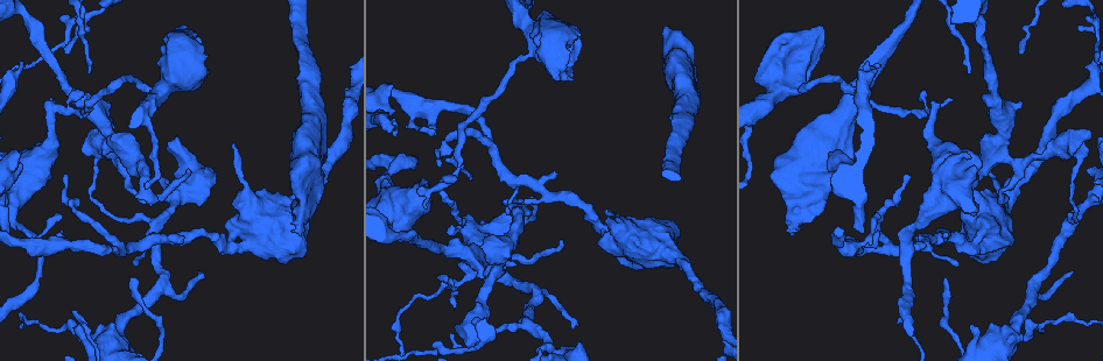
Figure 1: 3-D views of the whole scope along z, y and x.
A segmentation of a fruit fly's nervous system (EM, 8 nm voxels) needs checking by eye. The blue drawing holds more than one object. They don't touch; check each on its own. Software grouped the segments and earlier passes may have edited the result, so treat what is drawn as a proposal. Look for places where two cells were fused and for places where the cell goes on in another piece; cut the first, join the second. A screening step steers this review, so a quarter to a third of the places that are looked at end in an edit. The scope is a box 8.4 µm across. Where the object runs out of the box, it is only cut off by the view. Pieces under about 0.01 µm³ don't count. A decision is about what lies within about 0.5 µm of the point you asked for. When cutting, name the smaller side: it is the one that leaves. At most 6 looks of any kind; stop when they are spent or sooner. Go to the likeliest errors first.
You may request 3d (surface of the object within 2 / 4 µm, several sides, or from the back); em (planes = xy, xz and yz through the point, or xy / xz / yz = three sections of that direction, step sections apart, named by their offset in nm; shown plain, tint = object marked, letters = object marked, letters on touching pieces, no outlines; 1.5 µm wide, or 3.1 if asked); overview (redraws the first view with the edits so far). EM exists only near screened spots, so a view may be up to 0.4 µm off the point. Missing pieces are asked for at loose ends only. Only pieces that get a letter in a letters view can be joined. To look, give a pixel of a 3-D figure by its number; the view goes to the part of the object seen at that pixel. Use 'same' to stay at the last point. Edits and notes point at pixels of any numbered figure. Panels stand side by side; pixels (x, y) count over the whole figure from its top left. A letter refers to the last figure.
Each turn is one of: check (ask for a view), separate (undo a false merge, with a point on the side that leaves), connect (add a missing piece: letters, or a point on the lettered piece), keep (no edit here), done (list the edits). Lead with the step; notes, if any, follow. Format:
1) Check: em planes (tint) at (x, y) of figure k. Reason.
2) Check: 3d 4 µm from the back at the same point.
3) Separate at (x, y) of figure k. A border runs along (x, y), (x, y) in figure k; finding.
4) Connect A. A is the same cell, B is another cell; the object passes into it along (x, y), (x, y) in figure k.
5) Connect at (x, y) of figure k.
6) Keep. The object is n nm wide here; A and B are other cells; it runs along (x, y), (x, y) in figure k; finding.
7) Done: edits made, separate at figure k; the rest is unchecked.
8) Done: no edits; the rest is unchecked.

Check: em xy step 4 (letters) at (156, 198) of figure 1. Free end.

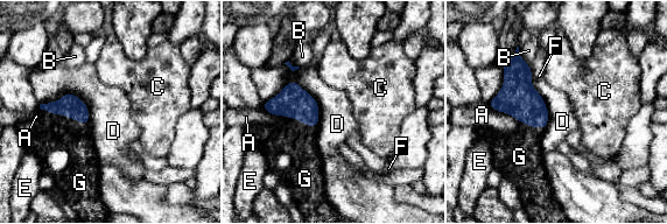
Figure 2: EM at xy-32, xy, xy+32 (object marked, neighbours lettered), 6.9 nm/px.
Connect G. The longest contact is with D, 420 nm; G is the same cell, A, B, C, D, E and F are other cells; it goes on there.

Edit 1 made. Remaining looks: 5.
Check: overview.

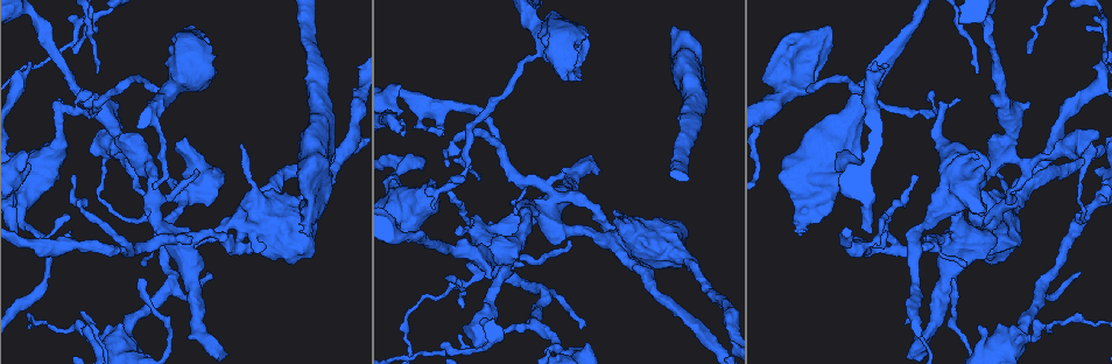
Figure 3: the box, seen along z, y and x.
Check: em planes (letters) at (1077, 149) of figure 3. Branch point.

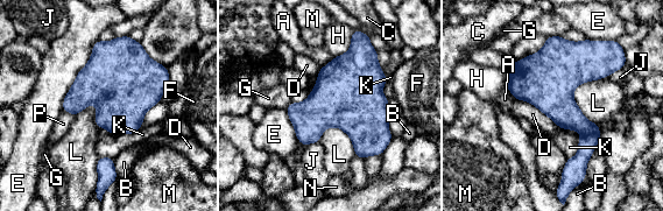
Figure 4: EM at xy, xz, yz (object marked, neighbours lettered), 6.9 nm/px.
Separate at (563, 111) of figure 4. A, B, C, D, E, F, G, H, J, K, L, M, N and P are other cells; two cells meet here.

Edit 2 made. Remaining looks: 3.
Check: 3d 4 µm at (839, 155) of figure 3. An open end.

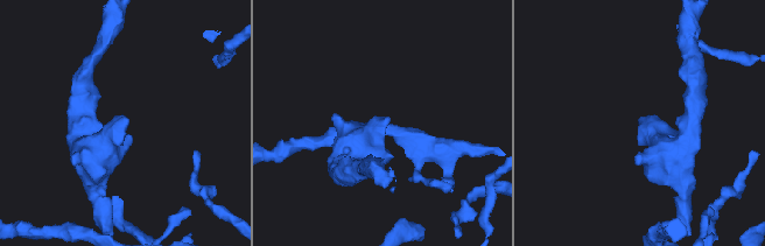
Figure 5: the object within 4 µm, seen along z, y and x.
Check: em planes (letters) at (639, 122) of figure 5.

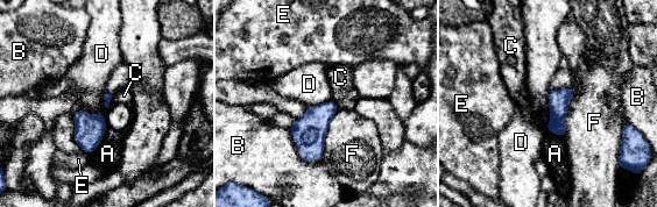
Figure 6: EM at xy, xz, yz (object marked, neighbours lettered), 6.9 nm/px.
Keep. The longest contact is with F, 360 nm; A, B, C, D, E and F are other cells; a border runs along (106, 92), (104, 111), (75, 111) in figure 6; none of them fits.

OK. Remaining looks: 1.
Done: edits made, connect at figure 2, separate at figure 4; the rest is unchecked.

